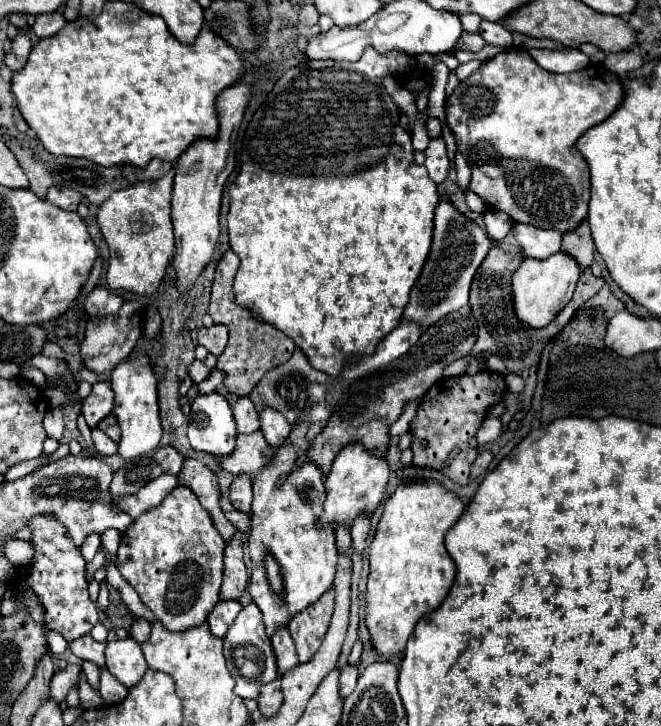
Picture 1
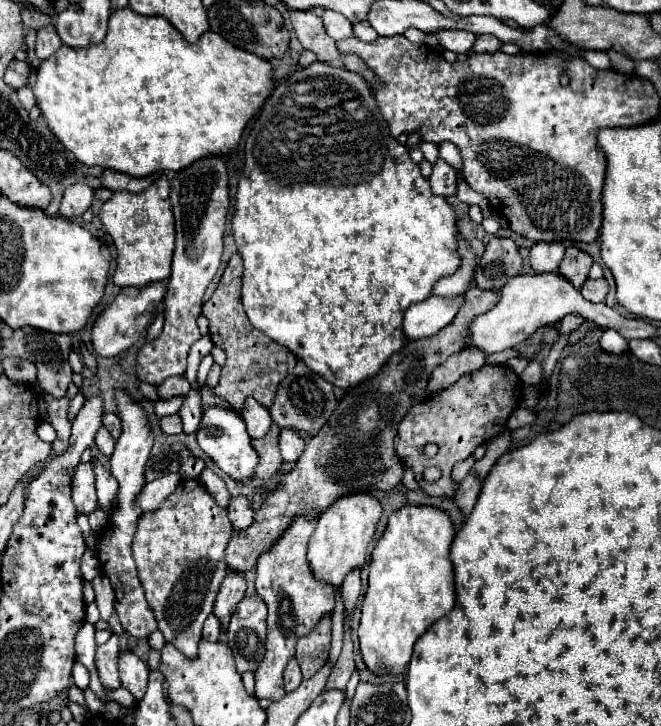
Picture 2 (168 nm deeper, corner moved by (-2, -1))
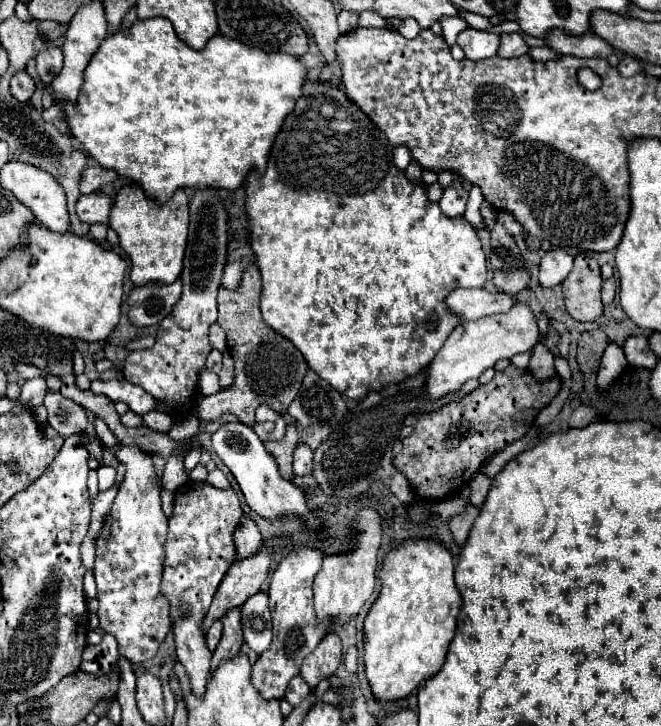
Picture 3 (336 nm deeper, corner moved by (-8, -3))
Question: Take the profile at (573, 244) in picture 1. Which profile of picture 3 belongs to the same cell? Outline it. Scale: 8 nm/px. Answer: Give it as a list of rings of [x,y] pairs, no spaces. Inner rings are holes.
[[[576,255],[574,269],[562,283],[566,311],[572,319],[586,323],[596,321],[602,315],[604,307],[600,301],[600,285],[600,265],[586,255]]]

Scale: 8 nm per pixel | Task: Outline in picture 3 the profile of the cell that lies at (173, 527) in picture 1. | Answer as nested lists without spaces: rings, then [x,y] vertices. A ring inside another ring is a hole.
[[[184,483],[176,495],[174,495],[174,509],[168,519],[168,537],[164,543],[164,573],[162,573],[162,595],[170,603],[170,625],[174,633],[174,645],[178,661],[186,667],[186,673],[190,677],[192,691],[196,695],[204,695],[206,677],[210,673],[210,659],[212,653],[206,647],[202,621],[206,617],[206,609],[212,603],[212,597],[218,589],[218,583],[222,581],[224,573],[228,571],[230,563],[236,559],[236,545],[234,545],[234,529],[242,517],[242,507],[238,501],[238,495],[234,489],[216,489],[208,483]]]

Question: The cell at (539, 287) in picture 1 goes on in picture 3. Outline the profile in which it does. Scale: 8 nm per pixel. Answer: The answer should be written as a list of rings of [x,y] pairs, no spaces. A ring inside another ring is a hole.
[[[514,301],[508,313],[496,313],[488,315],[486,319],[458,325],[446,339],[442,351],[438,351],[438,355],[430,363],[430,375],[426,381],[426,393],[430,401],[436,401],[446,393],[458,391],[462,383],[466,383],[472,377],[480,377],[488,367],[494,367],[496,361],[510,359],[516,353],[530,351],[538,343],[538,339],[540,331],[536,317],[528,303],[522,301]]]

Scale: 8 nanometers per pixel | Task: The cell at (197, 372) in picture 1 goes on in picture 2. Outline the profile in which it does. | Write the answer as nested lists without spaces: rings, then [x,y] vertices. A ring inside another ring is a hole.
[[[236,253],[228,261],[216,291],[212,293],[212,297],[202,307],[202,315],[210,323],[212,343],[222,347],[226,357],[228,357],[226,365],[222,367],[220,383],[214,387],[214,395],[228,401],[232,405],[232,411],[238,413],[238,415],[242,413],[242,405],[248,397],[254,397],[264,407],[270,407],[274,397],[276,397],[276,389],[280,387],[280,381],[284,381],[284,377],[296,365],[294,353],[290,353],[286,347],[278,345],[274,339],[270,339],[268,335],[264,335],[262,331],[258,331],[256,327],[250,325],[250,321],[244,313],[242,301],[240,301],[242,271],[244,271],[242,257]]]

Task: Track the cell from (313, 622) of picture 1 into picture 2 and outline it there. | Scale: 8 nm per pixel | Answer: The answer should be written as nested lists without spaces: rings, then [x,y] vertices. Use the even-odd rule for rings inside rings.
[[[326,615],[316,625],[316,629],[312,629],[306,637],[298,641],[296,659],[300,663],[304,679],[312,677],[316,671],[320,671],[326,665],[328,651],[330,651],[330,617]]]

